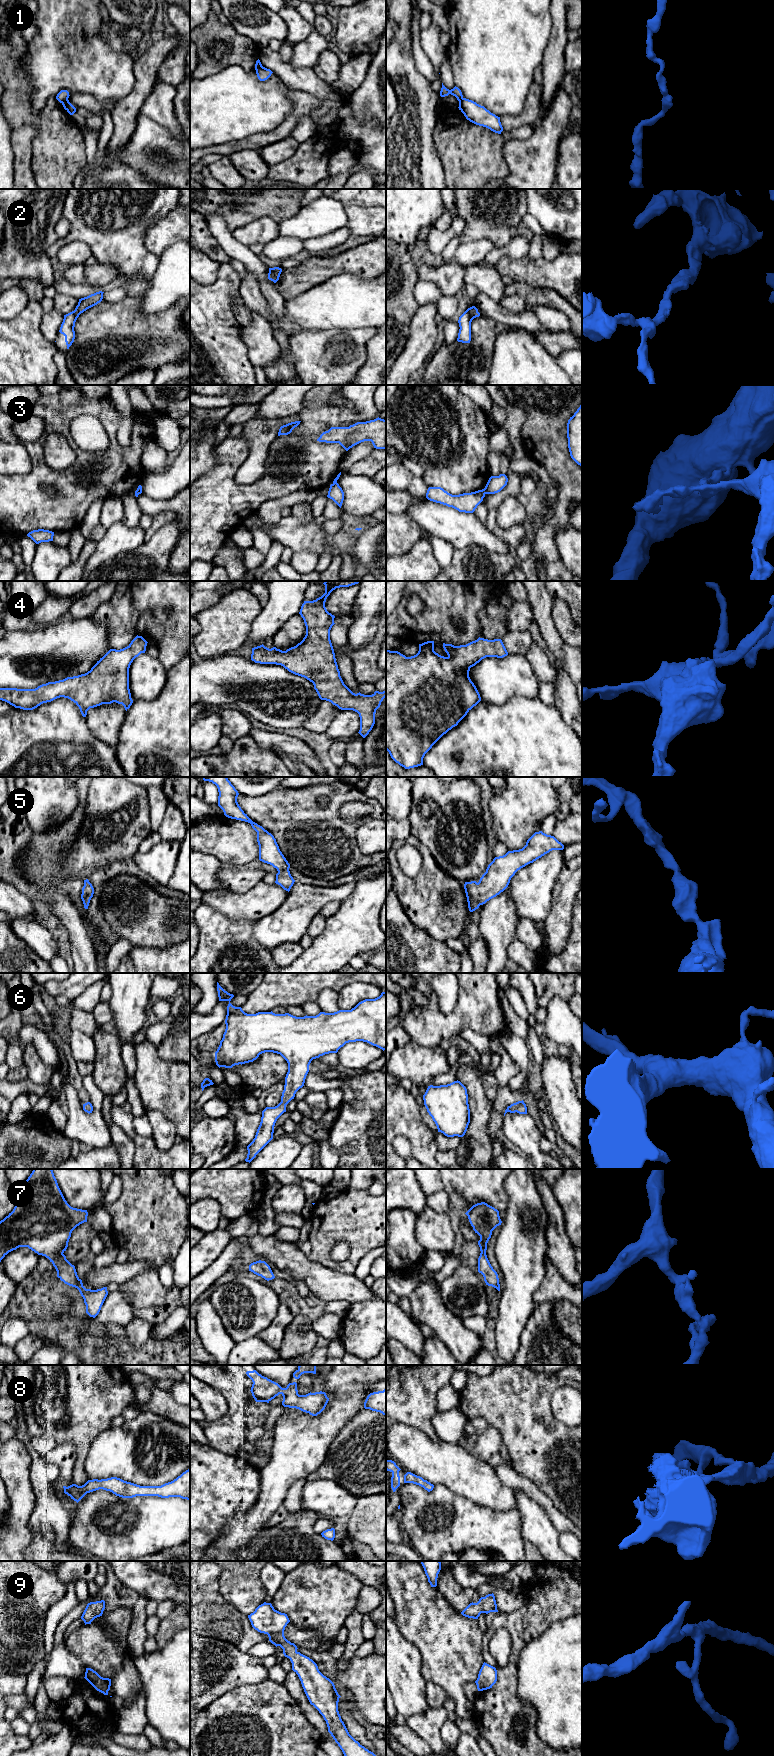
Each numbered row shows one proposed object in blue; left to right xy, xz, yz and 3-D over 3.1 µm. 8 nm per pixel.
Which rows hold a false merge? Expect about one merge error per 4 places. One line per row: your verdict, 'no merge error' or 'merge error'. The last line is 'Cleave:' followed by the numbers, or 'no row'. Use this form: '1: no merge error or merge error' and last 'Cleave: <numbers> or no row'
1: merge error
2: no merge error
3: merge error
4: no merge error
5: no merge error
6: no merge error
7: no merge error
8: no merge error
9: no merge error
Cleave: 1, 3

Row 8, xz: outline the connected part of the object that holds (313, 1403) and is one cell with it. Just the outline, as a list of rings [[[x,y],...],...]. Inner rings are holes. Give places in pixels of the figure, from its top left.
[[[256,1370],[247,1371],[246,1374],[253,1382],[250,1391],[256,1402],[269,1403],[281,1394],[284,1407],[296,1408],[317,1416],[325,1409],[329,1401],[326,1393],[322,1391],[299,1395],[296,1382],[289,1383],[286,1388],[282,1388],[278,1383],[262,1376]]]

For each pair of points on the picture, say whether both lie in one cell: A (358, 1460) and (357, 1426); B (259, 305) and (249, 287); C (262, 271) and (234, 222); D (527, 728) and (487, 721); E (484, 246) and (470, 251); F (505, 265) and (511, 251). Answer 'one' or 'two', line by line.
A: one
B: one
C: two
D: one
E: one
F: two

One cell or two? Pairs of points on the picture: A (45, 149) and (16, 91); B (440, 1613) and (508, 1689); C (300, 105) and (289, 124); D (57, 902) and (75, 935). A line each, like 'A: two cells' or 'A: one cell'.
A: one cell
B: two cells
C: one cell
D: one cell

